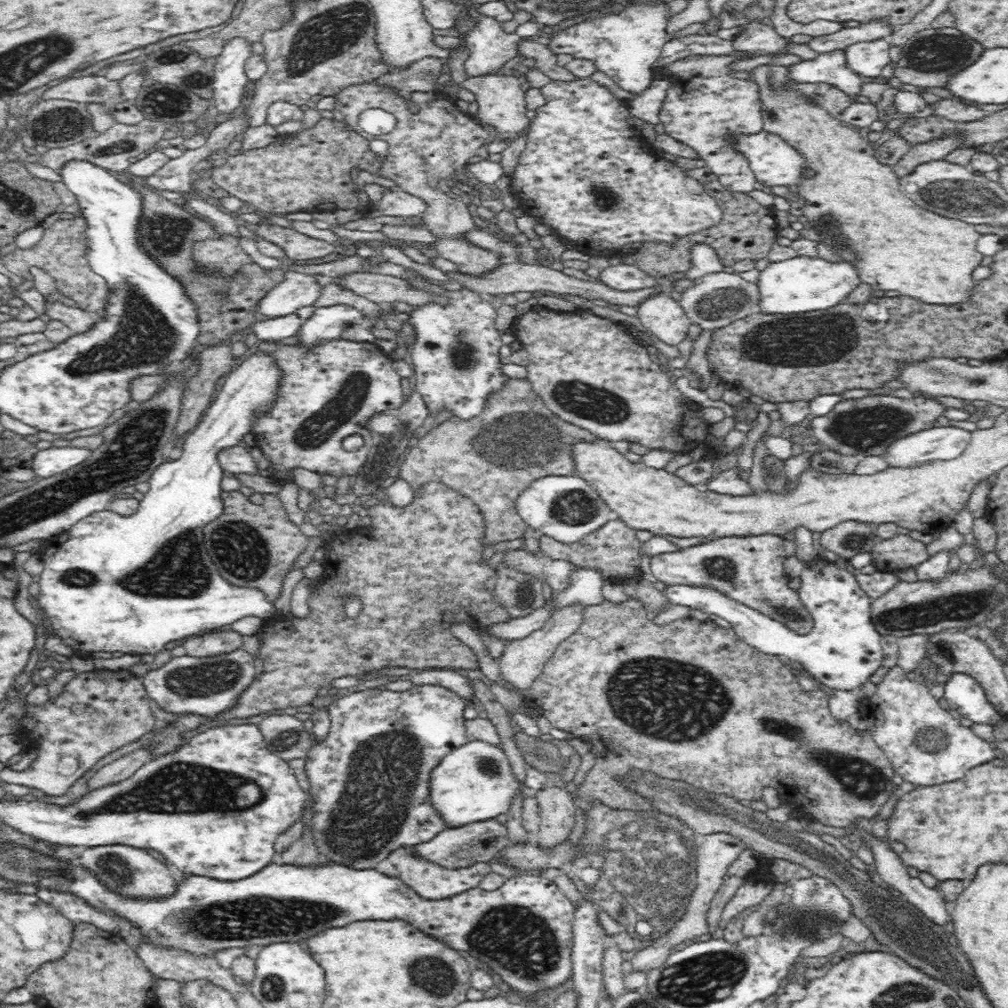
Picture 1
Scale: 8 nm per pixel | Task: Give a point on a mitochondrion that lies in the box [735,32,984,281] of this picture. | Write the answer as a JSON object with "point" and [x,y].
{"point":[938,53]}

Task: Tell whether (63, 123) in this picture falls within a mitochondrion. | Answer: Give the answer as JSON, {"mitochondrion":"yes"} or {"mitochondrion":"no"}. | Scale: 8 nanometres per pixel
{"mitochondrion":"yes"}

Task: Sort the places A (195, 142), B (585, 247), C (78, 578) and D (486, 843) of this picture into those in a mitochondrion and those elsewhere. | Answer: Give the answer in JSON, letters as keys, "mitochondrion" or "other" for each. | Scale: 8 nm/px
{"A":"other","B":"other","C":"mitochondrion","D":"other"}

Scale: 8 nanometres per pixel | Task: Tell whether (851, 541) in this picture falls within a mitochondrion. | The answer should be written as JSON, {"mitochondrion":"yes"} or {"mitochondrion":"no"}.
{"mitochondrion":"yes"}

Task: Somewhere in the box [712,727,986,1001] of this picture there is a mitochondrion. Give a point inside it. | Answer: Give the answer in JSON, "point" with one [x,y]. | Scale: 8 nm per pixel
{"point":[952,961]}

